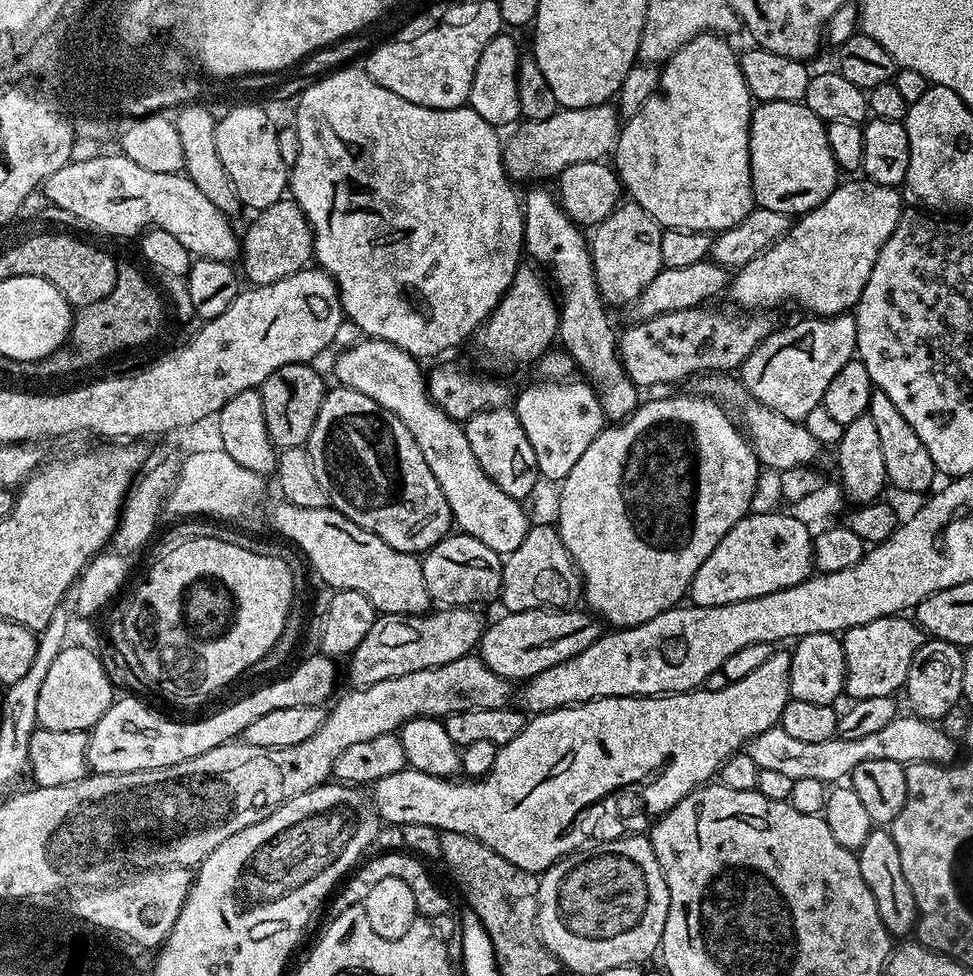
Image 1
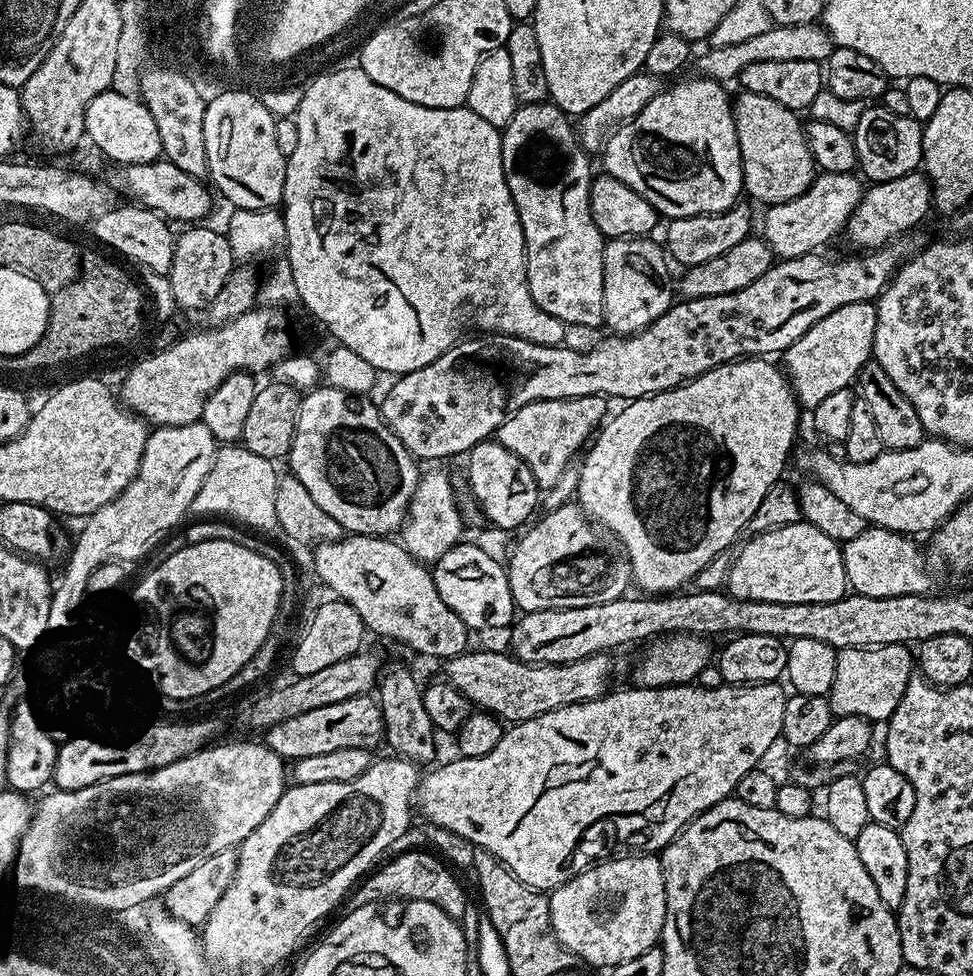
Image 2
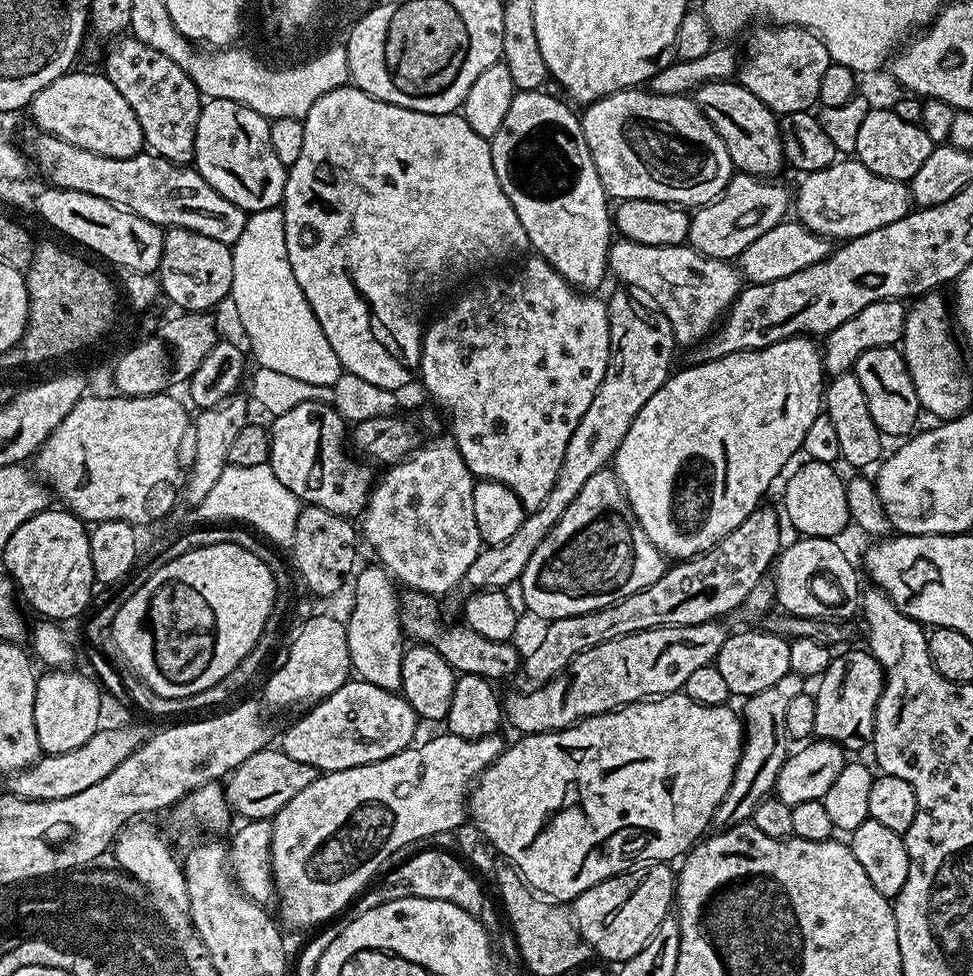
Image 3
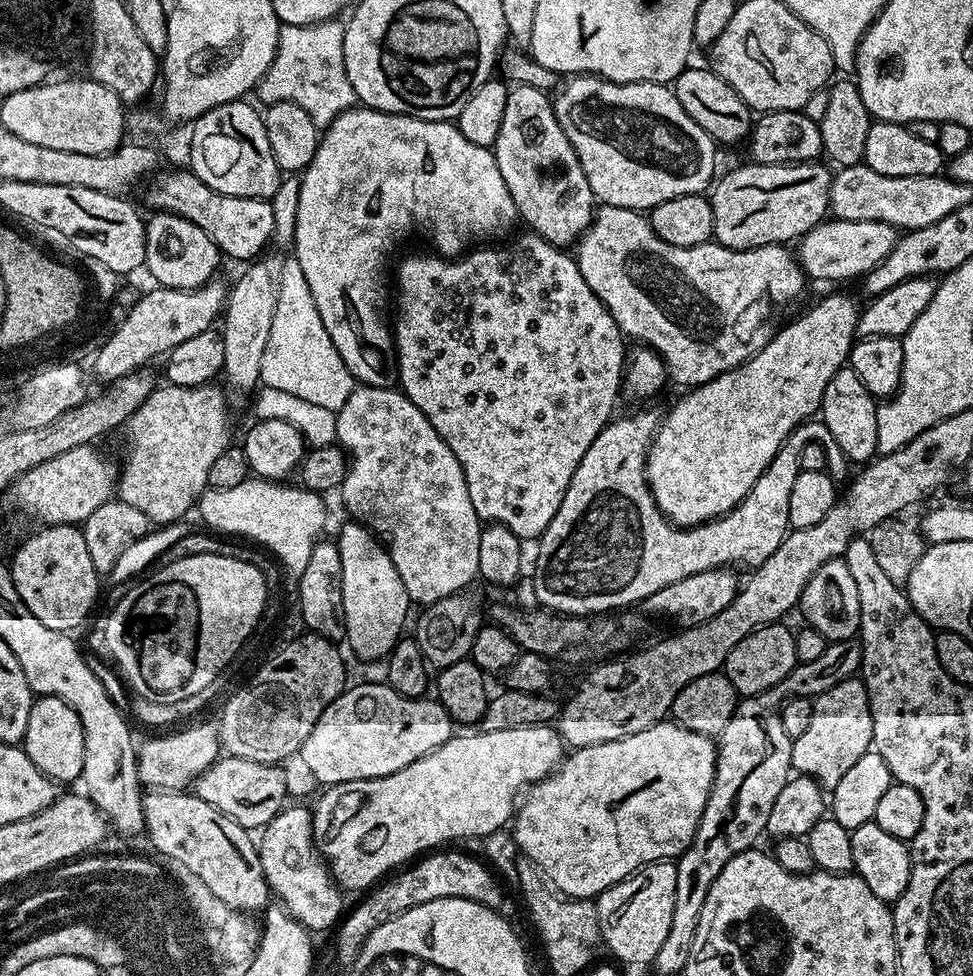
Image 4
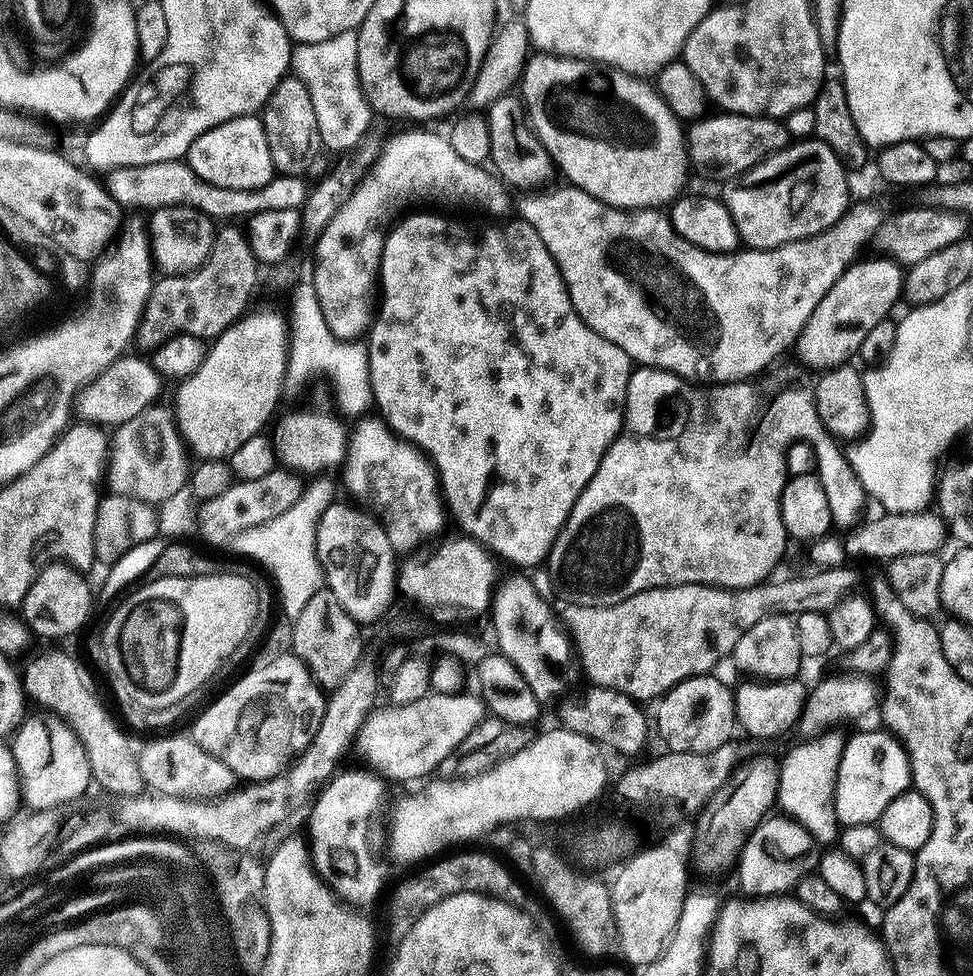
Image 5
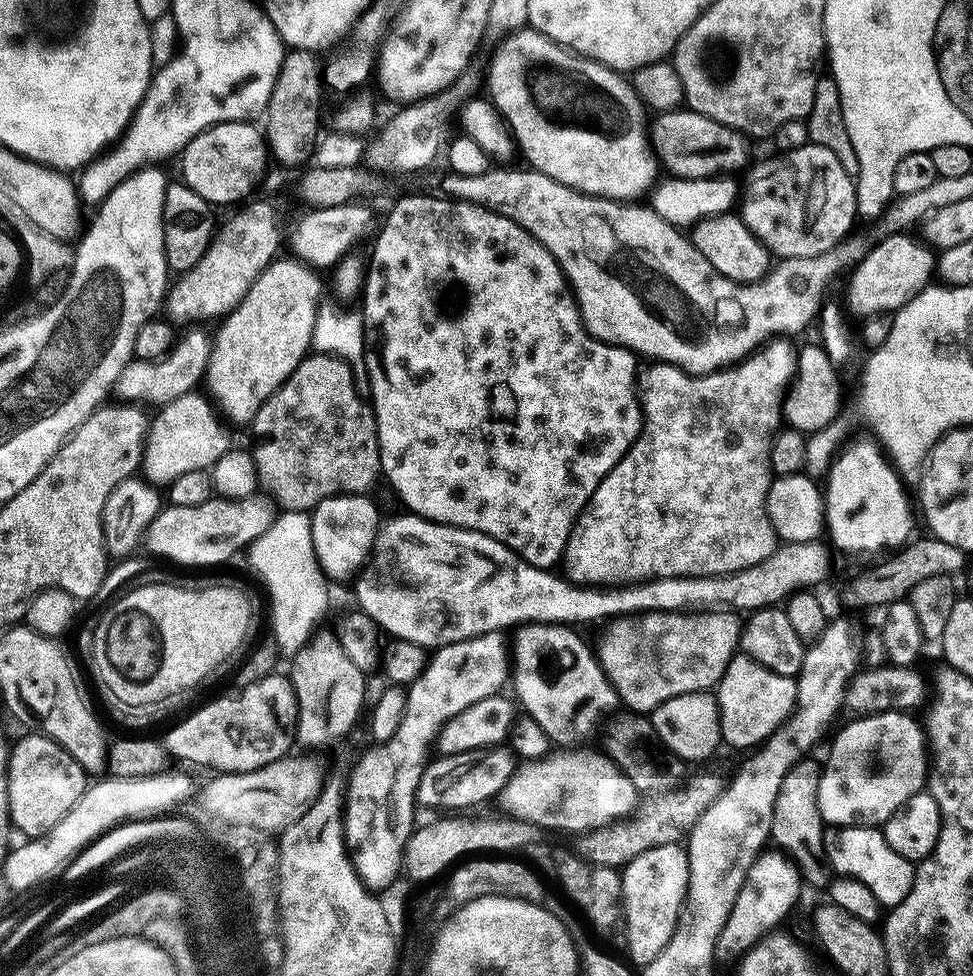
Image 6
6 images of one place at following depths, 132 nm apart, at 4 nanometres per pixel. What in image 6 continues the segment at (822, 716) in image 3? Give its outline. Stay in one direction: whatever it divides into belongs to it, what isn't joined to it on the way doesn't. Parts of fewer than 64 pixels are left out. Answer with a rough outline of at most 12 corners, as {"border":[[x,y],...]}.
{"border":[[797,762],[771,834],[814,887],[827,889],[821,765]]}

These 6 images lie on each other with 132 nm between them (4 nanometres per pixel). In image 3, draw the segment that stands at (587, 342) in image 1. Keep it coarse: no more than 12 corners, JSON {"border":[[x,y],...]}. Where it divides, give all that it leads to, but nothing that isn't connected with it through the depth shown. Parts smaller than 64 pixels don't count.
{"border":[[517,92],[490,138],[531,251],[609,275],[610,197],[580,116]]}

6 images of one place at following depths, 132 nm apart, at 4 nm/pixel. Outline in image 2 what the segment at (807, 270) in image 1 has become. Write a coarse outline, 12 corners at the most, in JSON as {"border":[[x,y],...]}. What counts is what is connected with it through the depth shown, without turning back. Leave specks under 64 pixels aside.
{"border":[[923,171],[873,183],[848,220],[856,250],[891,245],[933,207]]}

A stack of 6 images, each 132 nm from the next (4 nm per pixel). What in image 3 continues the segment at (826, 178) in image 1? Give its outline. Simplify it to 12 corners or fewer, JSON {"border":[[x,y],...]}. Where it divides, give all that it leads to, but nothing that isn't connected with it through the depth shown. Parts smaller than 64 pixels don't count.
{"border":[[732,78],[694,99],[737,173],[785,167],[777,113]]}

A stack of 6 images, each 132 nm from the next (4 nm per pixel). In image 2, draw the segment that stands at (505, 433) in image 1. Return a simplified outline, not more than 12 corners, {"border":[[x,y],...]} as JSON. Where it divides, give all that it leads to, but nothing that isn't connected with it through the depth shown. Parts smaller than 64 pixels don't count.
{"border":[[489,438],[466,454],[485,521],[533,519],[542,489],[530,466]]}

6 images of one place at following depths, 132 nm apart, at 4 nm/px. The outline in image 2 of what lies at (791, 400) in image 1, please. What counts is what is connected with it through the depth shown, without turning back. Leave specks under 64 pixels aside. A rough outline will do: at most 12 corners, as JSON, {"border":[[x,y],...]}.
{"border":[[876,306],[834,310],[782,353],[811,410],[873,359]]}

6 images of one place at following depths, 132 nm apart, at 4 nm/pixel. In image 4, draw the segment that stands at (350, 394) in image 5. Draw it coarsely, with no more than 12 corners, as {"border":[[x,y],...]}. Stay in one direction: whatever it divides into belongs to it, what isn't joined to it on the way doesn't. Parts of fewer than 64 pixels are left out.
{"border":[[282,261],[259,383],[337,413],[352,371]]}

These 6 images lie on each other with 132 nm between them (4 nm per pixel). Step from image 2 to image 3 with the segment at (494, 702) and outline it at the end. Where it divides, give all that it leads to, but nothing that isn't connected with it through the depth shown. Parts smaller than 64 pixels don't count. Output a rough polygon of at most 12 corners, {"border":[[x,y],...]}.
{"border":[[723,623],[651,628],[512,692],[517,733],[553,732],[681,691]]}

